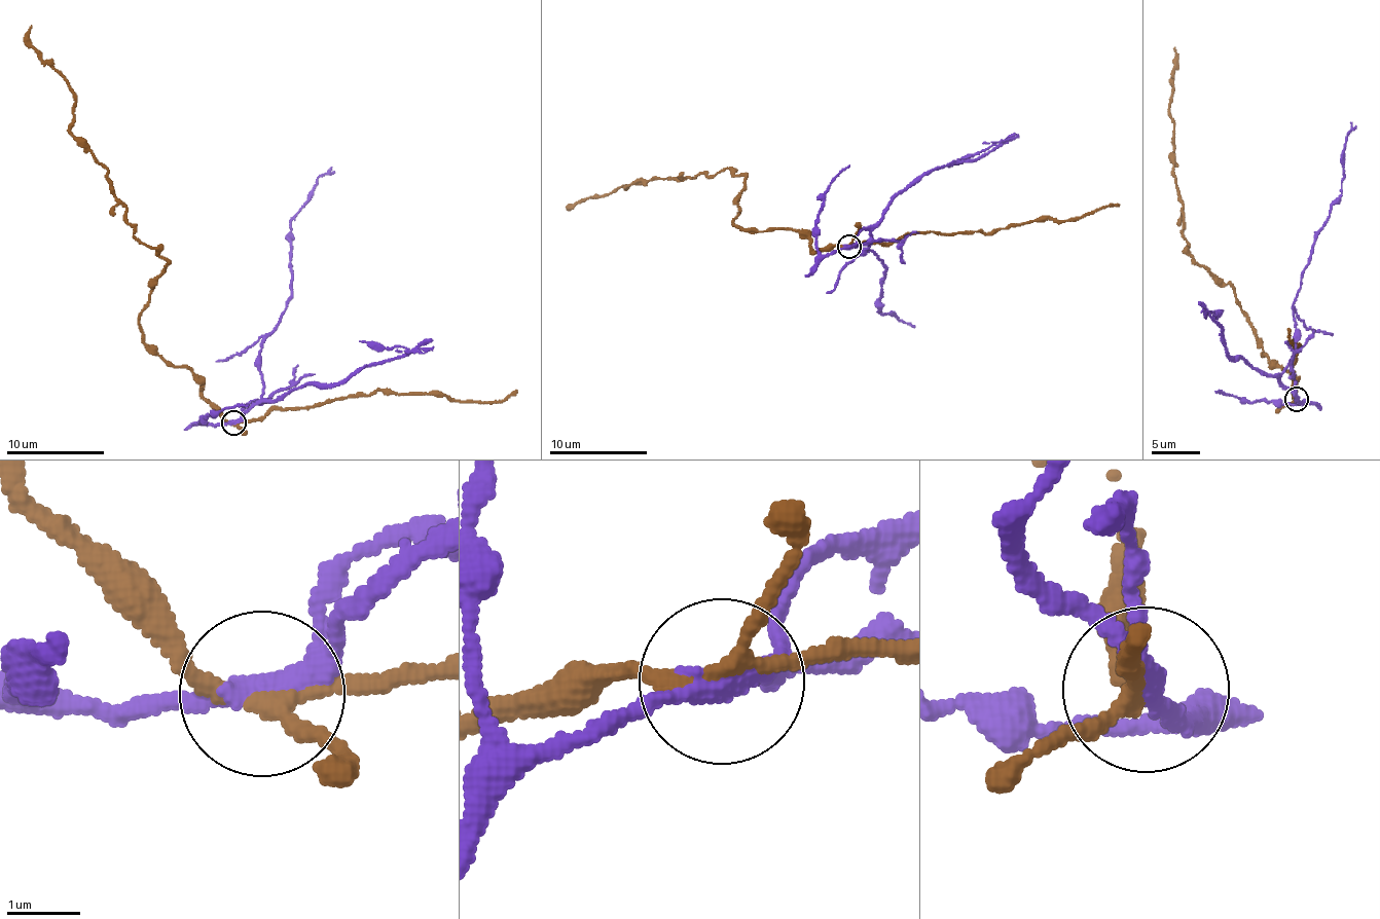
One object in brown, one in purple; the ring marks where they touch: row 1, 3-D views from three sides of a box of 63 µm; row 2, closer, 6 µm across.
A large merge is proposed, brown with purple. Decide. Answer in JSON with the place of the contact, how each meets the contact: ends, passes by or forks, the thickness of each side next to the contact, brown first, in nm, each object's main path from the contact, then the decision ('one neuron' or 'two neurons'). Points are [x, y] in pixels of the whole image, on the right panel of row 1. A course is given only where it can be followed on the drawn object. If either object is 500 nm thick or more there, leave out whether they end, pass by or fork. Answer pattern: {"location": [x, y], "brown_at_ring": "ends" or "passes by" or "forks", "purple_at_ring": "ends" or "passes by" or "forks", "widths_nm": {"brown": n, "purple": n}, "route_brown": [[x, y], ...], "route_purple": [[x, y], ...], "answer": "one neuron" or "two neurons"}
{"location": [1297, 399], "brown_at_ring": "forks", "purple_at_ring": "passes by", "widths_nm": {"brown": 180, "purple": 280}, "route_brown": [[1296, 399], [1293, 374], [1263, 357], [1235, 292], [1183, 251], [1186, 241], [1168, 107], [1174, 47]], "route_purple": [[1296, 399], [1279, 381], [1293, 354], [1295, 303], [1315, 233], [1342, 192], [1346, 136], [1356, 126]], "answer": "two neurons"}

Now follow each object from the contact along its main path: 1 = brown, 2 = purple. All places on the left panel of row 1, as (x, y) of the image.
1: (233, 421), (144, 341), (140, 319), (168, 263), (135, 235), (107, 171), (73, 135), (73, 90), (31, 26)
2: (233, 421), (244, 416), (264, 392), (260, 344), (273, 332), (291, 291), (290, 218), (319, 178), (334, 172)

